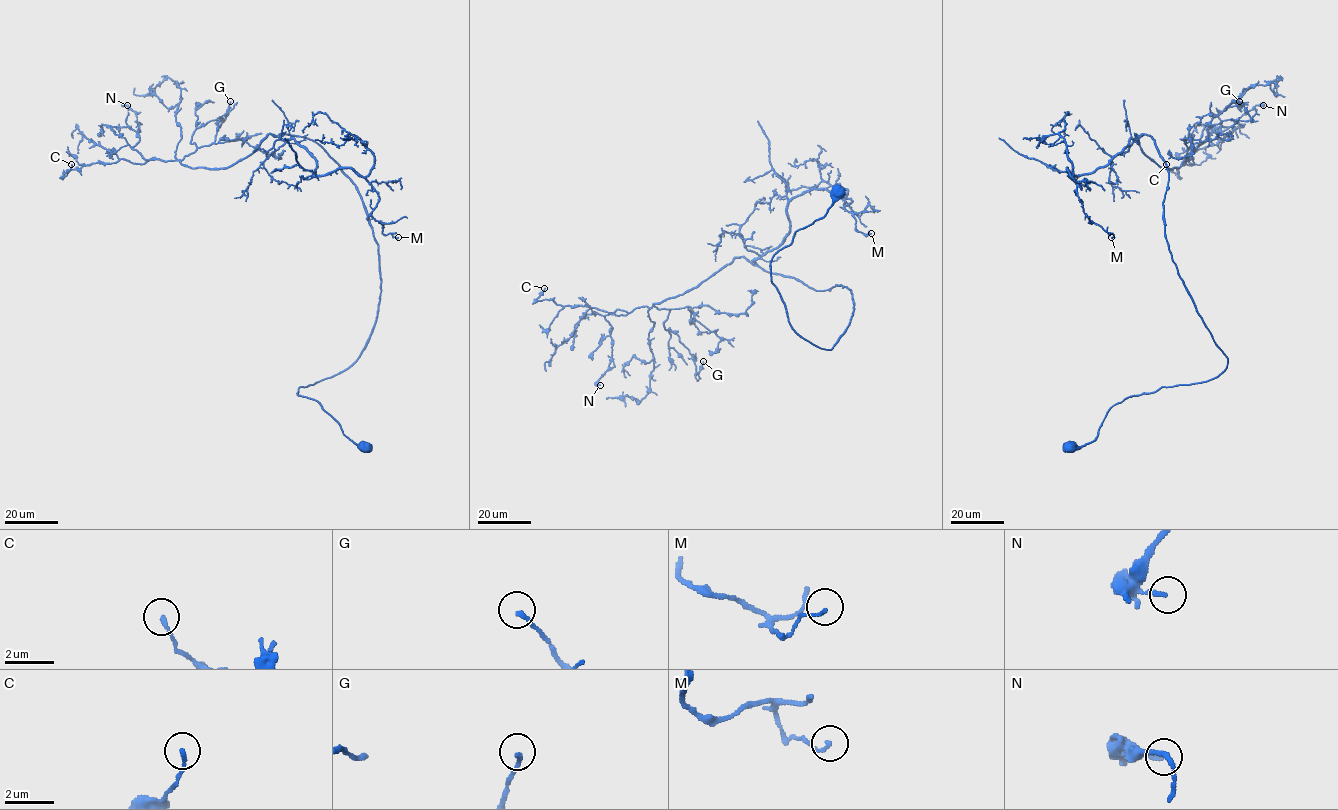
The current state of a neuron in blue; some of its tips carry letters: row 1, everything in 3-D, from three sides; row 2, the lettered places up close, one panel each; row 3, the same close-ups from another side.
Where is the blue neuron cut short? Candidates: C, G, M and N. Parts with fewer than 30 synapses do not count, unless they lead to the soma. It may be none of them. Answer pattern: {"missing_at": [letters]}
{"missing_at": []}

